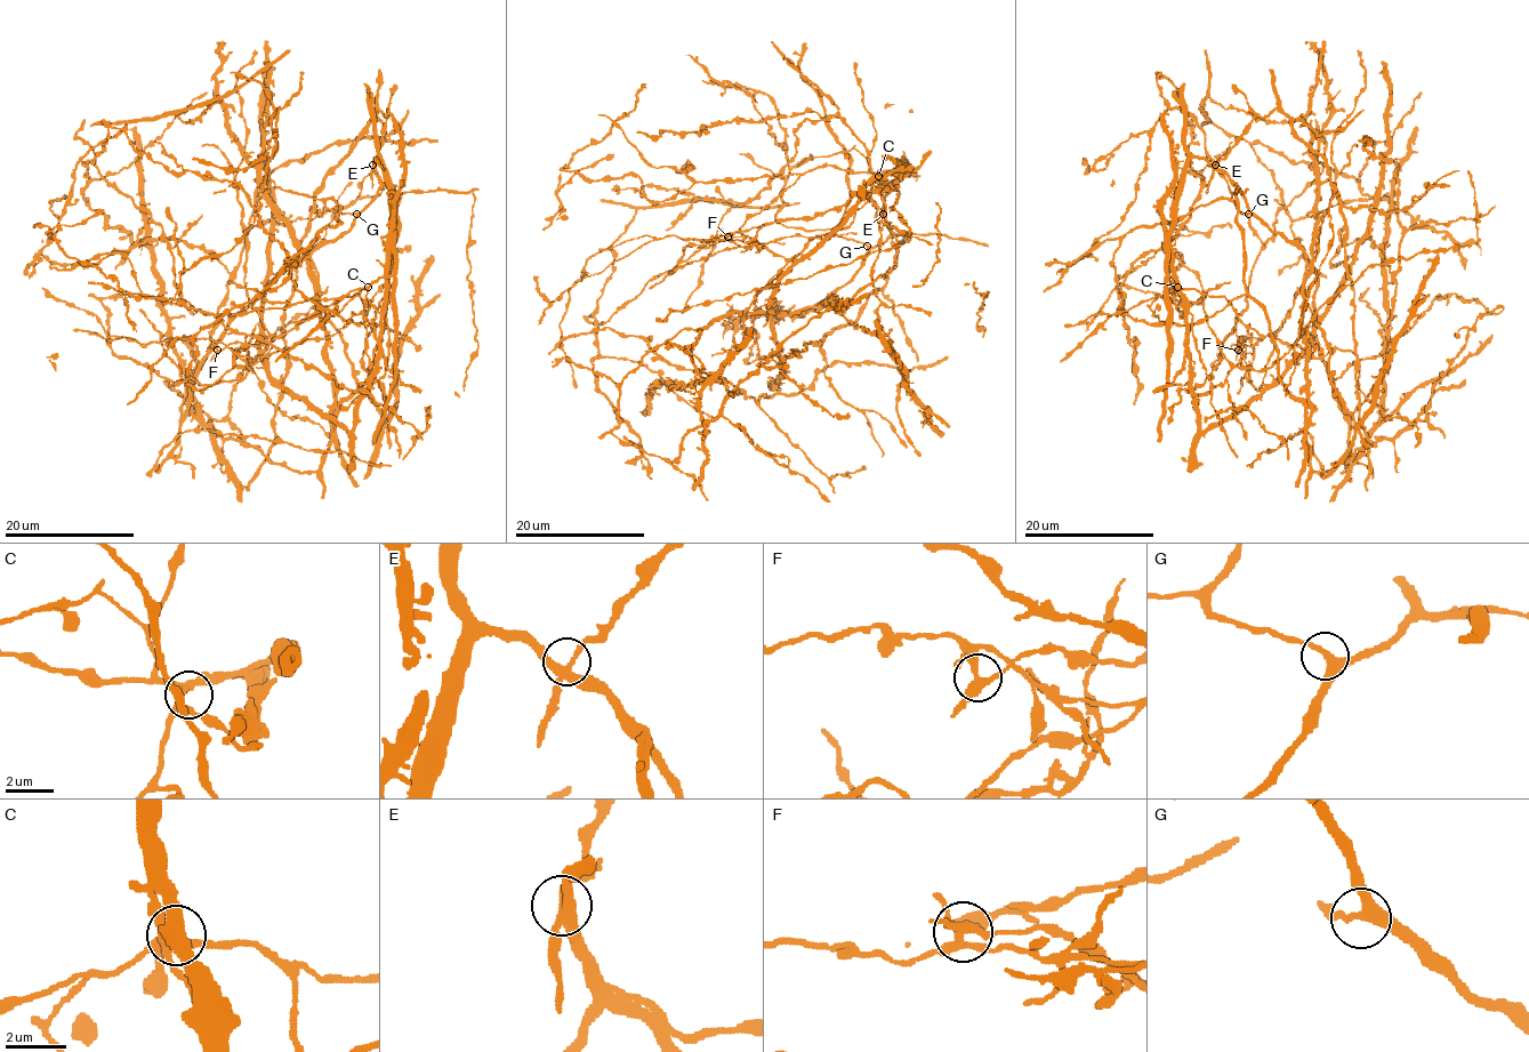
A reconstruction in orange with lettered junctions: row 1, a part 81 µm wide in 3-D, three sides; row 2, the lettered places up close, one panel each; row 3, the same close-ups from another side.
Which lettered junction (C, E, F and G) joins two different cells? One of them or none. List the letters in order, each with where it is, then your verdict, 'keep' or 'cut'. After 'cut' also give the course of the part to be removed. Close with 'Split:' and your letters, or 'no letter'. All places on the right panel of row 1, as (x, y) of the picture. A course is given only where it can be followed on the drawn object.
C: (1177, 287) | keep
E: (1215, 165) | keep
F: (1238, 350) | cut | (1238, 351), (1241, 342), (1246, 379), (1256, 390), (1260, 387), (1268, 359), (1273, 351), (1276, 334), (1290, 310)
G: (1248, 214) | keep
Split: F

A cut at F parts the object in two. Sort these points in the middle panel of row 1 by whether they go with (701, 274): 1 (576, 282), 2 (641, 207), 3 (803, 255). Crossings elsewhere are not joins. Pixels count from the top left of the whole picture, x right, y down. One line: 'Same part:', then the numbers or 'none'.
Same part: 1, 2, 3

